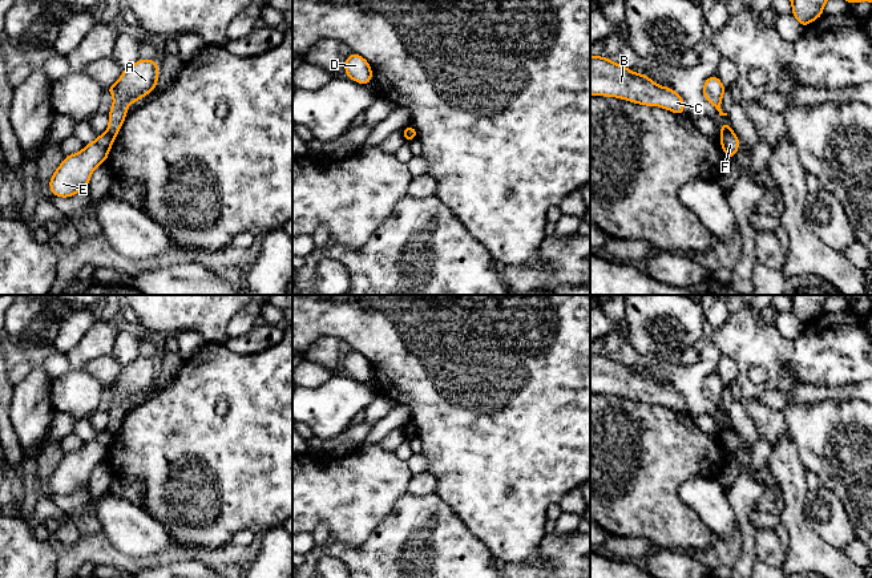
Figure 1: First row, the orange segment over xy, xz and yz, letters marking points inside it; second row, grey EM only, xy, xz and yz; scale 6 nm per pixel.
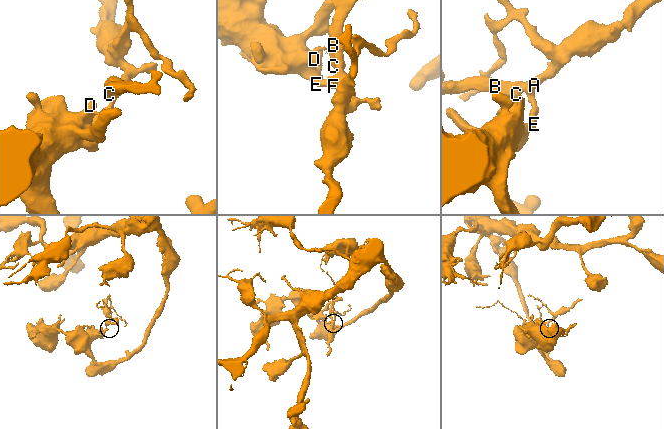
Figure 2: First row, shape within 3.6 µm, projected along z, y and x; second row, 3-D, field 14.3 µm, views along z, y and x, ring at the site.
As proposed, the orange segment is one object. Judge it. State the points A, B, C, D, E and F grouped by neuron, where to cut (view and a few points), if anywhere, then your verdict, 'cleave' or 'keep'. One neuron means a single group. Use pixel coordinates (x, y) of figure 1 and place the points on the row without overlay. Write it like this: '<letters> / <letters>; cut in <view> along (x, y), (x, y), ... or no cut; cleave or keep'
A B C / D E F; cut in xy along (107, 428), (113, 435); cleave

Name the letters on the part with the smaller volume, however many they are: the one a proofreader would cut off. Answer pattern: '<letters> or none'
A, B, C

